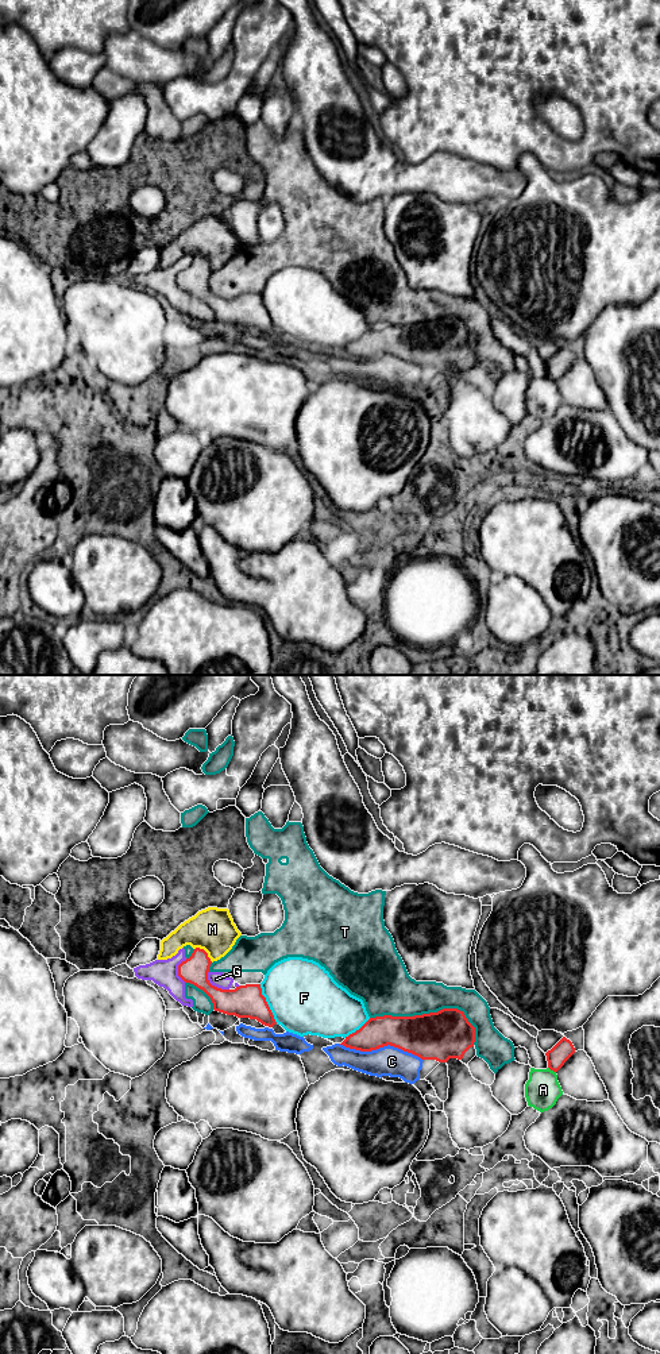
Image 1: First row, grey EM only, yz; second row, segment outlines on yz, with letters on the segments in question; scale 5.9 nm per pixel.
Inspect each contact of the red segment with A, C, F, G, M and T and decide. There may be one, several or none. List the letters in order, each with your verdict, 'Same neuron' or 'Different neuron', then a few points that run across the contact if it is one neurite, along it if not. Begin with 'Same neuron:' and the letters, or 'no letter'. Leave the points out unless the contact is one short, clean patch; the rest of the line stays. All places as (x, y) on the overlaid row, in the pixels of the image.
Same neuron: no letter
A: Different neuron. Line: yz (548, 1067), (555, 1072)
C: Different neuron
F: Different neuron
G: Different neuron
M: Different neuron
T: Different neuron

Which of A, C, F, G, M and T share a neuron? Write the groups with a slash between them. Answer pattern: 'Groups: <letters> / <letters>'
Groups: A / C G T / F / M

